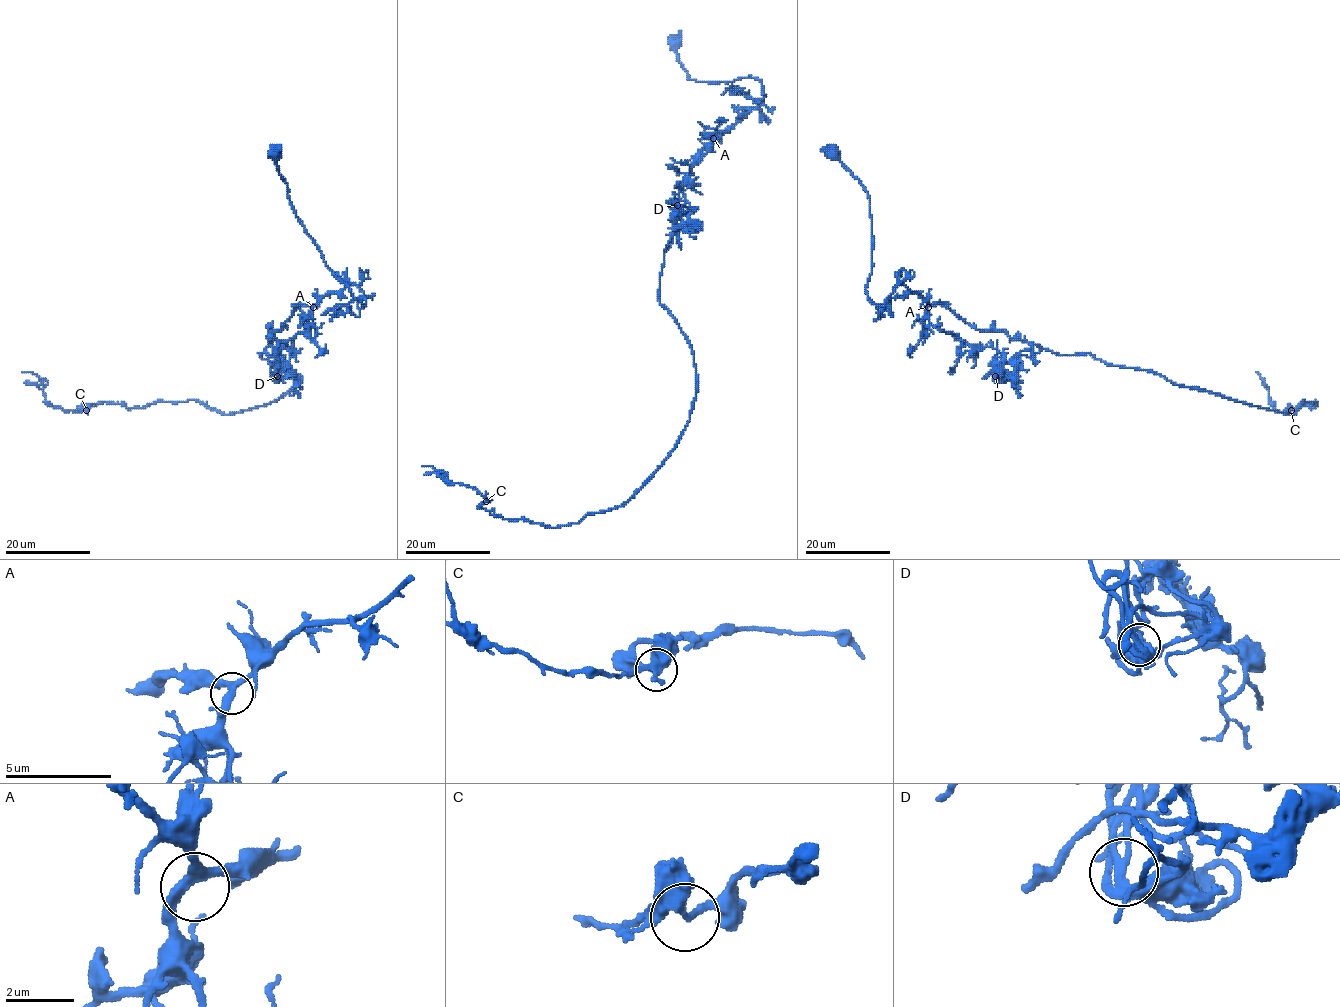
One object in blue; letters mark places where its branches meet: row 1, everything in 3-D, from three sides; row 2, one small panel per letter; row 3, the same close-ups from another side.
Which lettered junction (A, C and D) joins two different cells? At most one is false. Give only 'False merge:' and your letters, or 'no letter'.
False merge: no letter

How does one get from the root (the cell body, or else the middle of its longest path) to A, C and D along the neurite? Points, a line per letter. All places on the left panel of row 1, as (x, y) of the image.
A: (274, 153), (295, 216), (325, 264), (363, 306), (365, 298), (348, 284), (327, 293), (313, 307)
C: (274, 153), (295, 216), (365, 303), (348, 284), (294, 310), (258, 353), (296, 385), (266, 404), (86, 411)
D: (274, 153), (325, 264), (365, 298), (348, 284), (300, 303), (264, 349), (277, 377)

